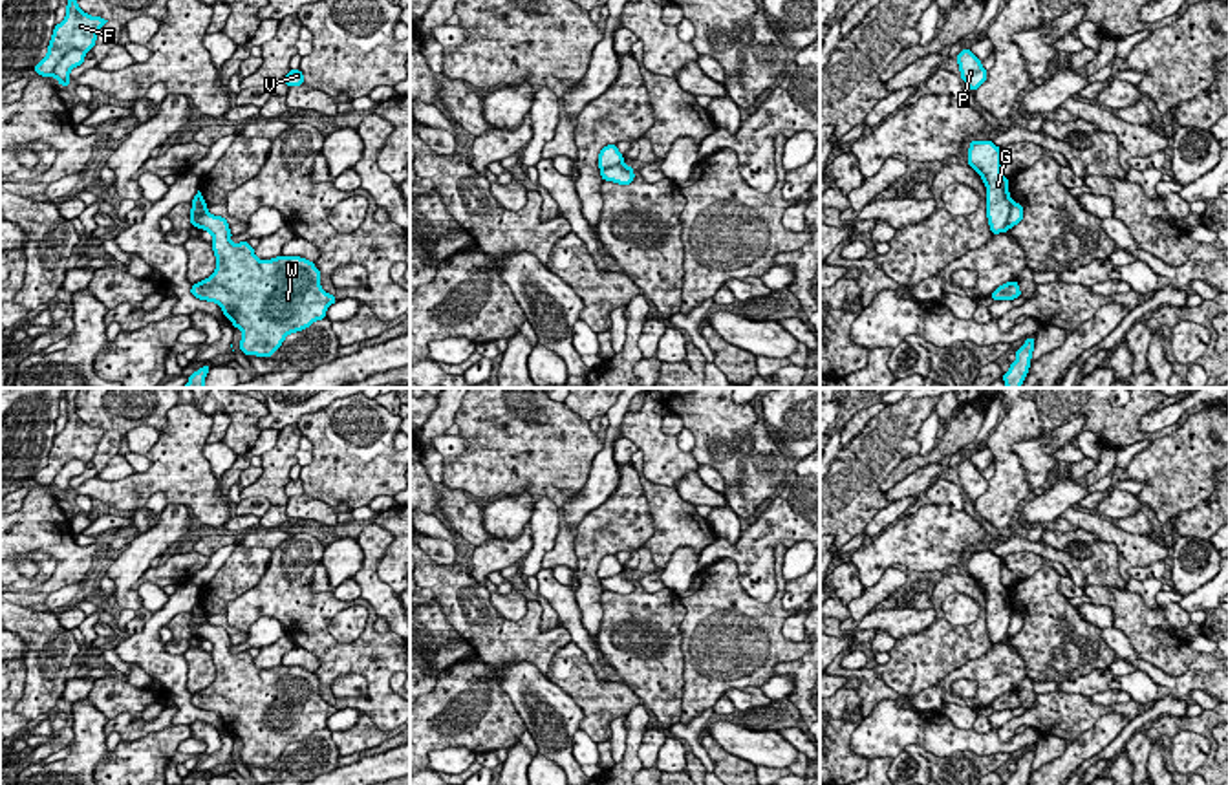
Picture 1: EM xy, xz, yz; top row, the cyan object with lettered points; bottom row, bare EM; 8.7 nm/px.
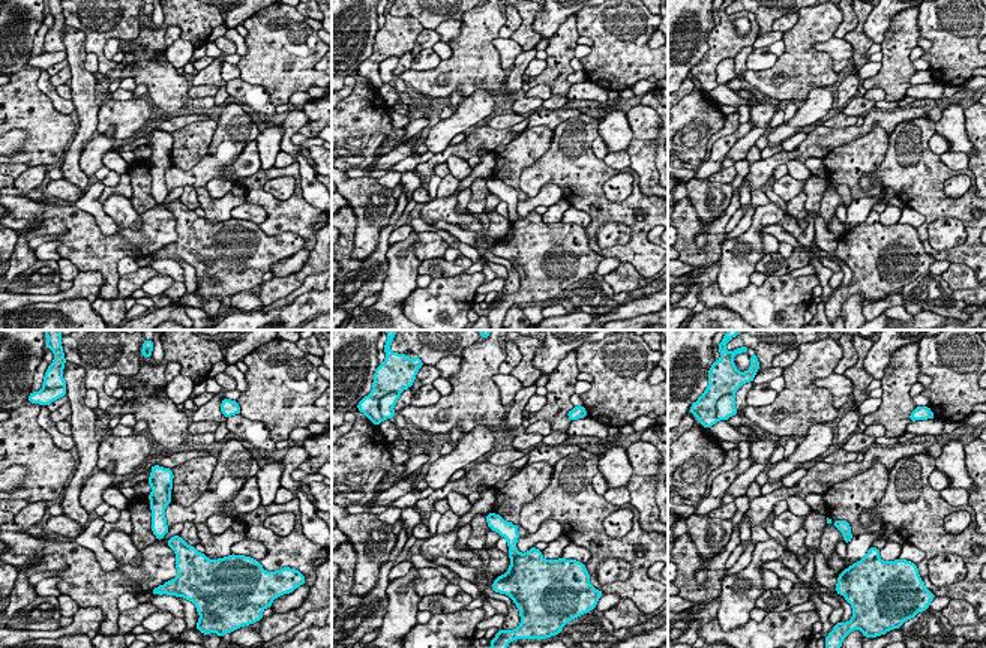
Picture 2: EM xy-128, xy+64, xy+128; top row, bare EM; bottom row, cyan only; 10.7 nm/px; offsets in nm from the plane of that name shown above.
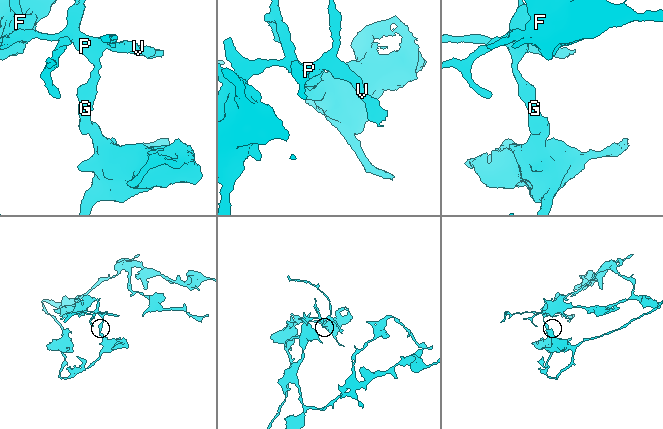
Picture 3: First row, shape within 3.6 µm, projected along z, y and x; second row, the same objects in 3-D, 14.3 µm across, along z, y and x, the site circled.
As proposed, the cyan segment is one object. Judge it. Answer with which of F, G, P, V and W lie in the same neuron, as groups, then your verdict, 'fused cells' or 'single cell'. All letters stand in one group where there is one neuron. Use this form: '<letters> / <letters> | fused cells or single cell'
F W / G P V | fused cells

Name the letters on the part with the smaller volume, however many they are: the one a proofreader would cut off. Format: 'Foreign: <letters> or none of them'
Foreign: G, P, V

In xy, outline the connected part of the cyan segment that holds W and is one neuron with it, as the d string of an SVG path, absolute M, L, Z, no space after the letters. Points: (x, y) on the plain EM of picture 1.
M209 620L198 628L198 635L212 646L216 679L209 688L194 694L190 703L221 717L232 736L243 743L240 759L245 765L271 767L287 745L326 728L328 717L337 712L320 697L320 681L315 672L300 666L260 670L247 651L232 653L227 629Z

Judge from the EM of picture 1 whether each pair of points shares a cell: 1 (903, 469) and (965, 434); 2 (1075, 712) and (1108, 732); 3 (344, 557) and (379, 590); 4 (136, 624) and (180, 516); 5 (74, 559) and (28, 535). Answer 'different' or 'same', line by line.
1: same
2: different
3: different
4: different
5: same

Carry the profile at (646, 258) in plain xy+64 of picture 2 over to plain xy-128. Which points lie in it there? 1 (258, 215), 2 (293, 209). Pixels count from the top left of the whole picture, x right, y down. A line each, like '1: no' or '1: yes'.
1: no
2: yes

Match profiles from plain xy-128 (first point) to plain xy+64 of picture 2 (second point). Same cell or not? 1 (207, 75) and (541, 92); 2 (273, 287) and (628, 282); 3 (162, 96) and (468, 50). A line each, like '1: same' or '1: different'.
1: different
2: same
3: same

